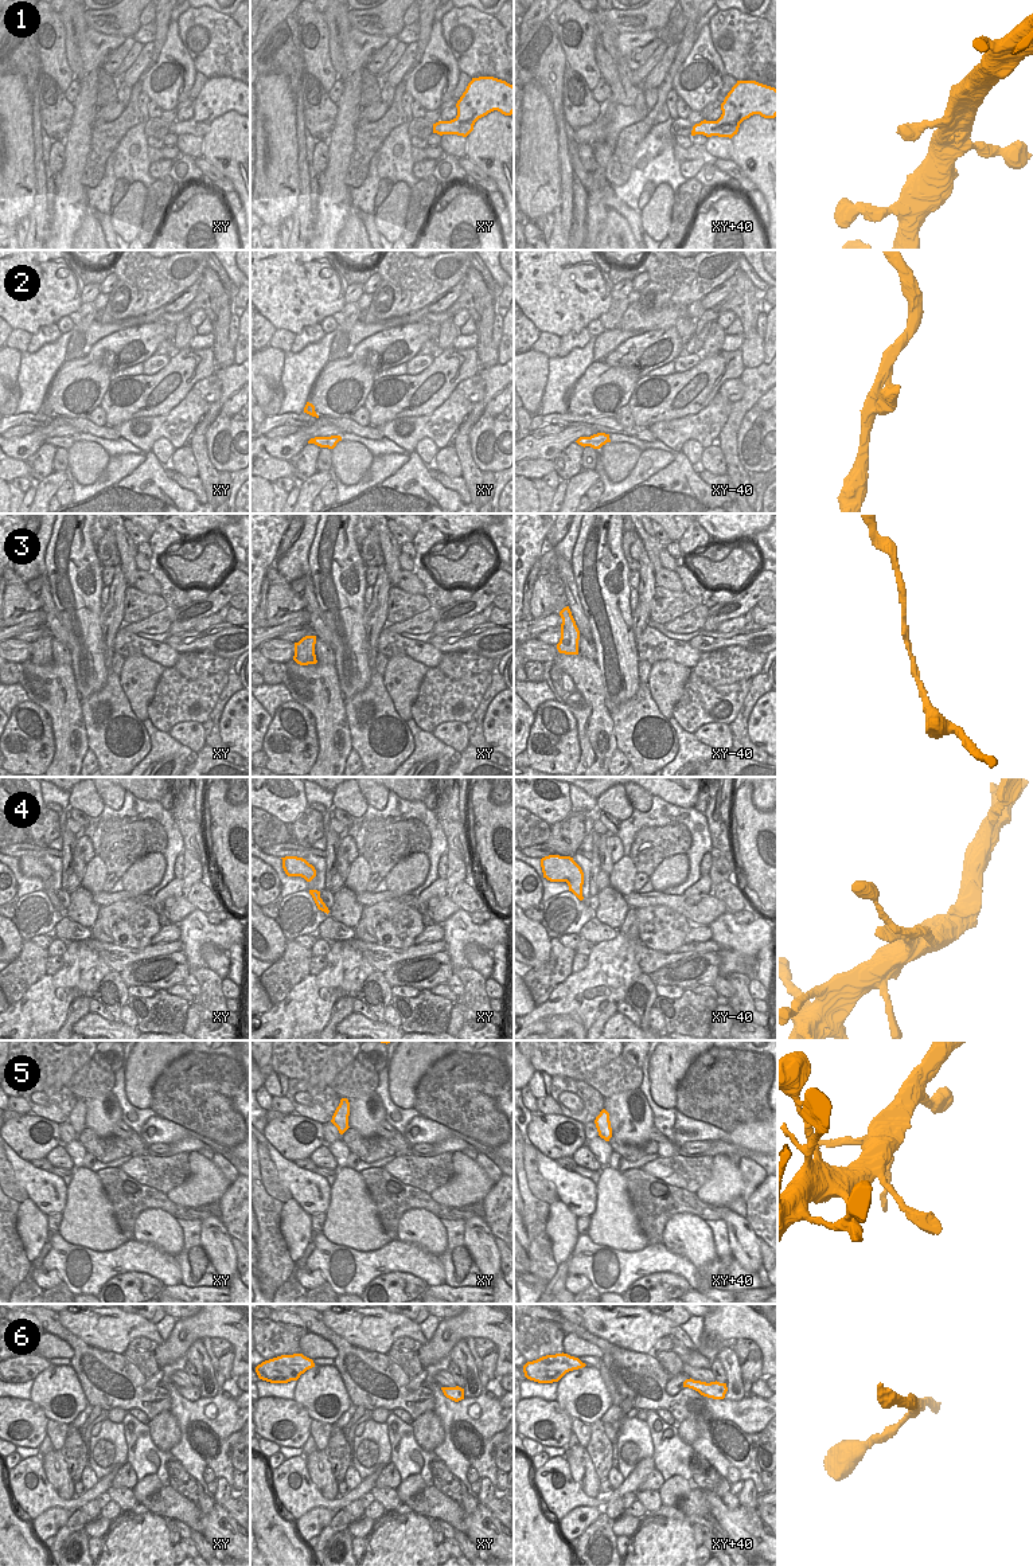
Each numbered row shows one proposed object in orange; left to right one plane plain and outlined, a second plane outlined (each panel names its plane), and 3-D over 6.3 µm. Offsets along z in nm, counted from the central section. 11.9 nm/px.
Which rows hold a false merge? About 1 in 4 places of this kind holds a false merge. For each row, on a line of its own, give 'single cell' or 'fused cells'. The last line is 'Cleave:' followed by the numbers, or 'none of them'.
1: single cell
2: single cell
3: single cell
4: single cell
5: single cell
6: single cell
Cleave: none of them

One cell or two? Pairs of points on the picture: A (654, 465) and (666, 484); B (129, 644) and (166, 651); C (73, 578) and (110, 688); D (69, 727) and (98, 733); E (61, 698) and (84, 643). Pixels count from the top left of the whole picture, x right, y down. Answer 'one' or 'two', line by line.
A: two
B: one
C: two
D: two
E: two

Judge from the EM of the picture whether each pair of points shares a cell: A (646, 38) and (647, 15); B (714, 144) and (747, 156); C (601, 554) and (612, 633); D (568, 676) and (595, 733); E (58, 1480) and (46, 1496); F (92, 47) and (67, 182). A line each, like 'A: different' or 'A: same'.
A: different
B: different
C: same
D: same
E: different
F: same

